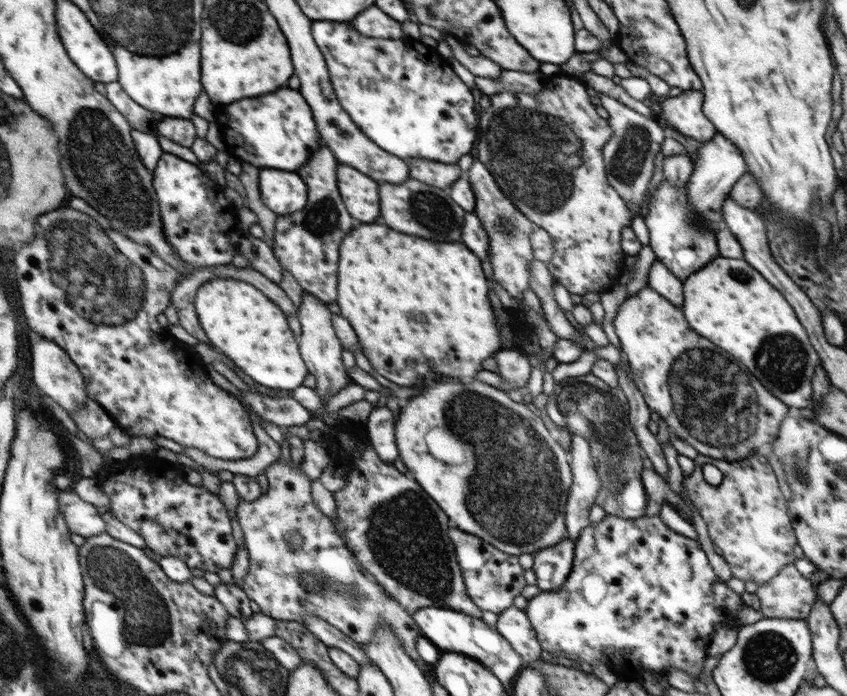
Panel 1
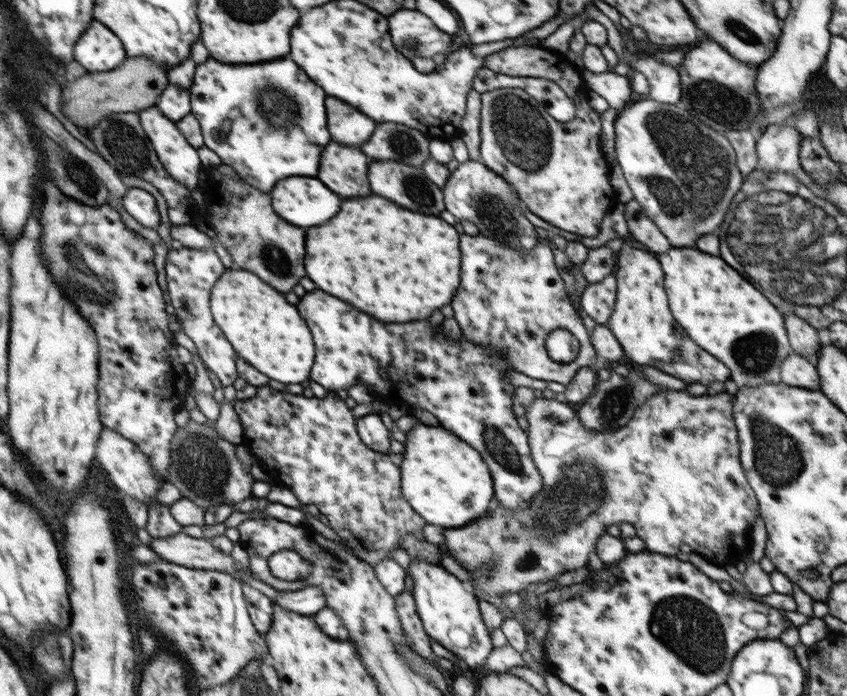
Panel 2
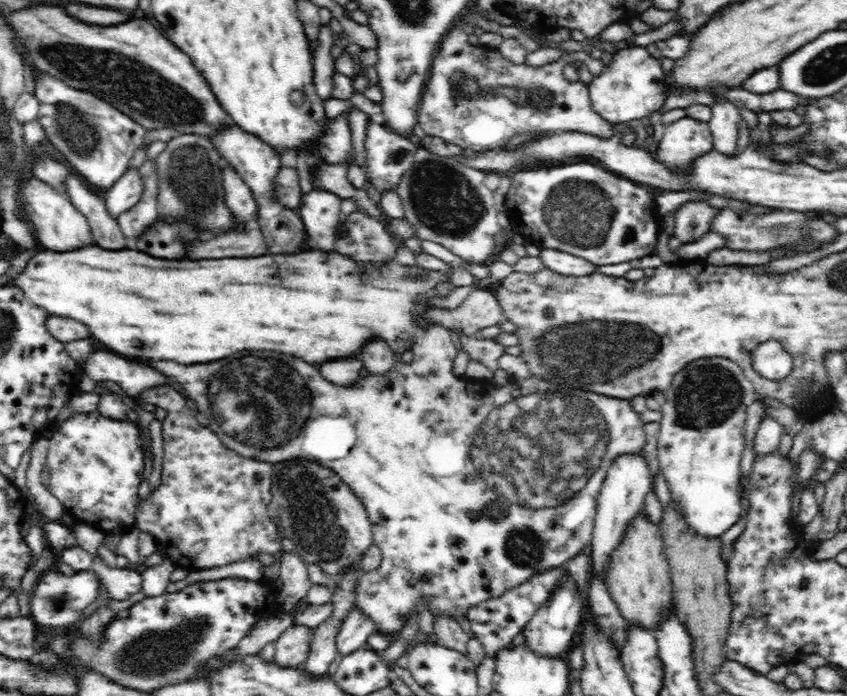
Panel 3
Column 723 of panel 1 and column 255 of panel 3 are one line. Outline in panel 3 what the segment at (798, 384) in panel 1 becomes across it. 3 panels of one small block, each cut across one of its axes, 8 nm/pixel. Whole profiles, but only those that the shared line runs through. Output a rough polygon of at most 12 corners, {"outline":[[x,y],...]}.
{"outline":[[311,250],[38,252],[12,286],[126,356],[410,350],[450,275]]}

